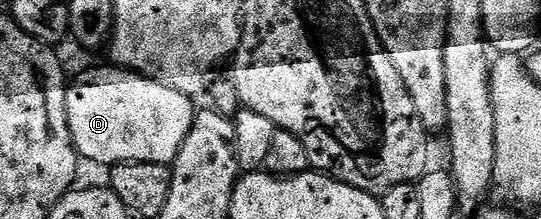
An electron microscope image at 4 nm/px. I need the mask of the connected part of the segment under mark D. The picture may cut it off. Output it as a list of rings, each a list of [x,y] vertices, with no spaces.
[[[89,69],[65,87],[67,123],[78,158],[112,167],[123,163],[172,166],[191,129],[194,98],[128,69]]]

